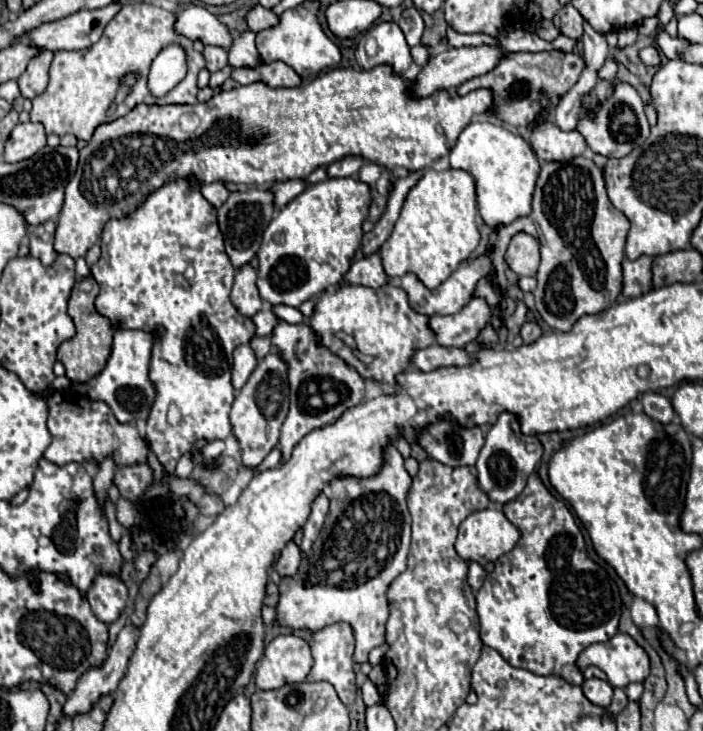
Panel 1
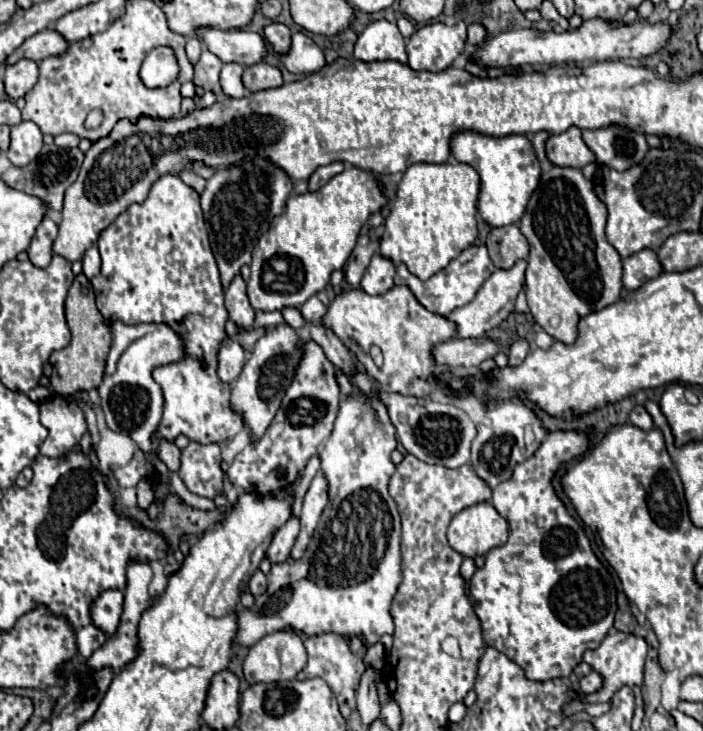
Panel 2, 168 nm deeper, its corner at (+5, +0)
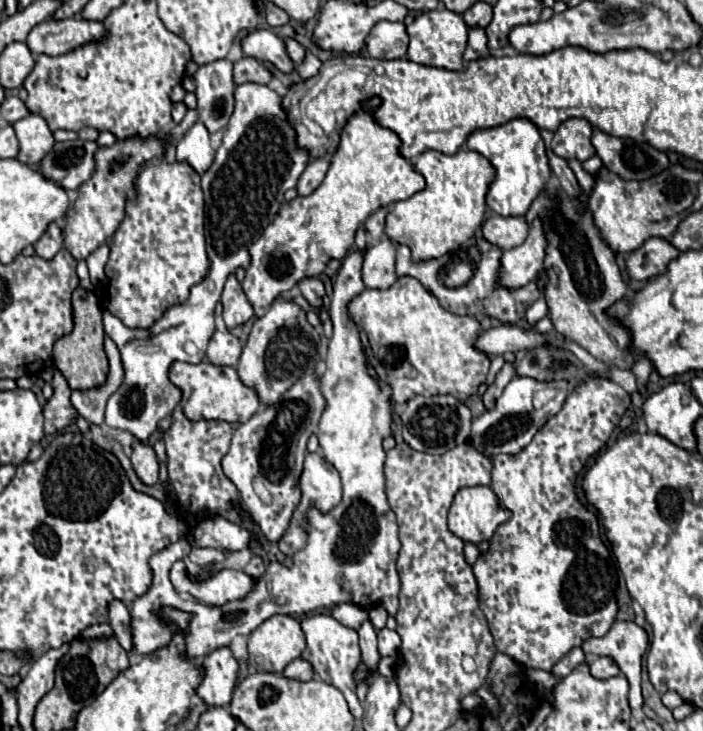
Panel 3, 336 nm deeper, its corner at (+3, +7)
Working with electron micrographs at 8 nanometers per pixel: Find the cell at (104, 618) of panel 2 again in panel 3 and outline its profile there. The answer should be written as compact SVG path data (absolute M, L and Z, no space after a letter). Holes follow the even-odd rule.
M110 604L110 626L126 652L132 652L132 624L126 604Z

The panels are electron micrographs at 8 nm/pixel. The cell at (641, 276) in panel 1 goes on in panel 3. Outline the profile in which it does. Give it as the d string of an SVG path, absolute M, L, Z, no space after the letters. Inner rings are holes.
M650 238L638 250L634 250L634 252L630 252L626 256L626 268L628 268L630 278L634 278L634 280L650 280L654 276L664 274L668 264L678 254L680 254L680 250L674 248L668 240Z

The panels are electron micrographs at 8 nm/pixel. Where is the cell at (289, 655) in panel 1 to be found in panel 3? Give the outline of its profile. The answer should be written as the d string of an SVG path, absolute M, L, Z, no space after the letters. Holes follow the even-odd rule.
M272 616L250 634L248 662L258 672L282 672L286 664L302 654L302 648L306 648L306 640L302 636L300 622L292 616Z

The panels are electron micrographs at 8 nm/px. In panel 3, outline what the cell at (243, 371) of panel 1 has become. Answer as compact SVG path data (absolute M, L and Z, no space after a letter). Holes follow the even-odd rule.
M214 332L214 336L210 338L208 350L206 350L206 358L208 362L216 364L216 366L236 366L238 364L238 356L242 354L242 346L240 340L226 332Z

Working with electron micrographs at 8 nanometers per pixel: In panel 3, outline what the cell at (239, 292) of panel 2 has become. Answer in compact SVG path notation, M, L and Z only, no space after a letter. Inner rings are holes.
M230 276L226 280L226 286L224 286L220 302L224 306L222 318L224 318L224 322L226 322L228 328L240 326L240 324L244 324L246 320L250 320L254 316L254 310L252 310L250 302L246 300L246 296L242 292L242 286L236 280L236 276Z

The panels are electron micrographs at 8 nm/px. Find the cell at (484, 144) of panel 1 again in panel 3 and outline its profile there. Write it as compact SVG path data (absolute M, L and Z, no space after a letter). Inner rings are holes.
M514 118L506 124L472 132L466 146L486 156L496 168L496 178L490 184L486 196L488 206L500 216L524 216L530 204L544 190L552 172L546 156L546 146L538 128L528 118Z

